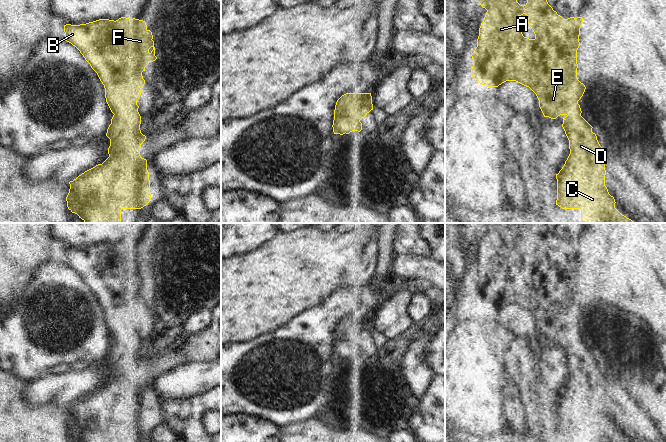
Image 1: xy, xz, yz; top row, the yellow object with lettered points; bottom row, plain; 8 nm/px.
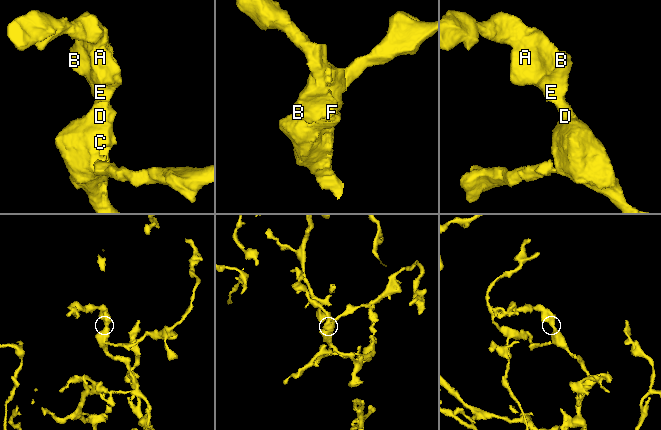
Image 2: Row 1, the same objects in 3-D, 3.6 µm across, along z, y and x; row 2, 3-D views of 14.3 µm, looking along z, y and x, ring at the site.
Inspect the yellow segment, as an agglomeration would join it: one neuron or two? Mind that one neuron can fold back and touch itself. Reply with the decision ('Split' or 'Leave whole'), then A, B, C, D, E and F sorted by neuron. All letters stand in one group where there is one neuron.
Leave whole. Groups: A B C D E F

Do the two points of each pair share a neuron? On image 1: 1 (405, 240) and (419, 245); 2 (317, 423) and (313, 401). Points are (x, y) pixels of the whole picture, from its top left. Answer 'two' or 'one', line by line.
1: one
2: two

